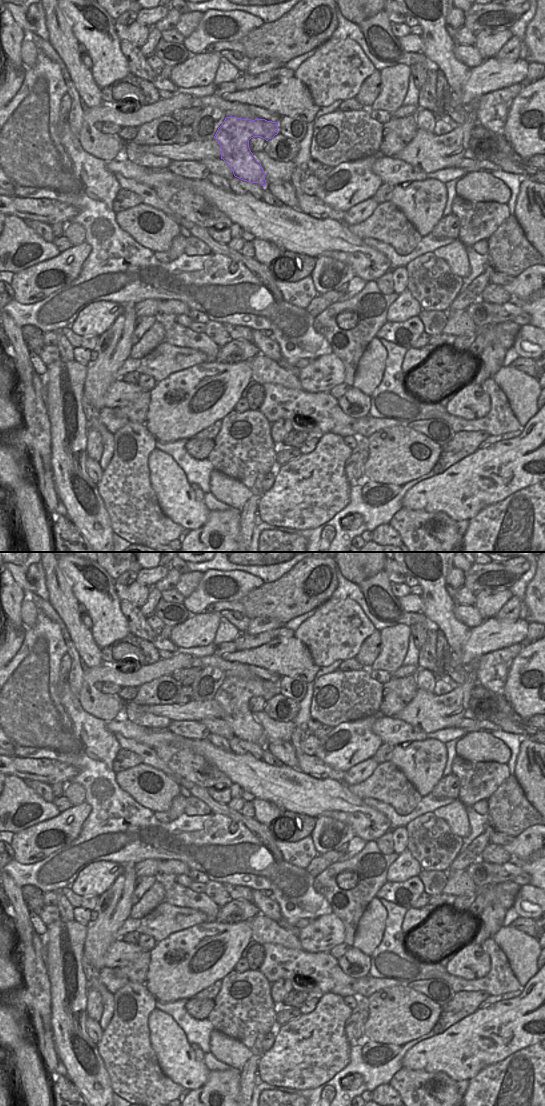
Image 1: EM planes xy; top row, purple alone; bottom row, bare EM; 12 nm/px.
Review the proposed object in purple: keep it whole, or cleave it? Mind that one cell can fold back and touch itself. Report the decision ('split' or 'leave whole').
leave whole

